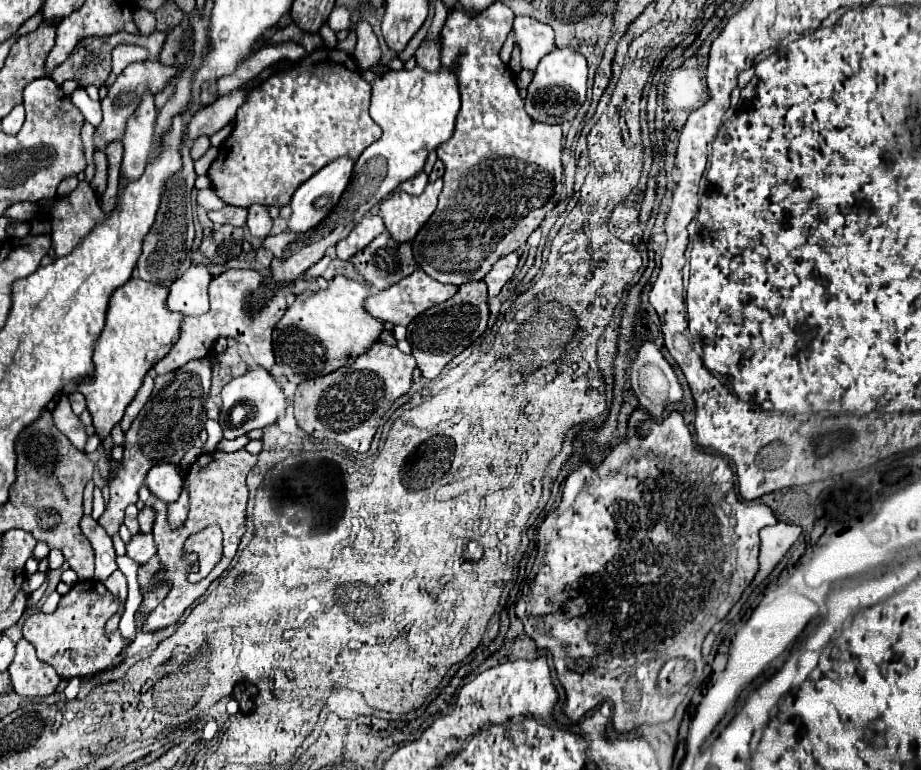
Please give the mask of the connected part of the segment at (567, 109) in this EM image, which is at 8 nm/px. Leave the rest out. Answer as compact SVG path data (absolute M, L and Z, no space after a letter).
M572 48L552 50L540 60L534 78L528 86L528 96L526 96L528 116L536 122L546 122L546 124L560 124L564 120L572 120L580 110L582 102L586 100L586 78L588 78L586 58L580 52Z

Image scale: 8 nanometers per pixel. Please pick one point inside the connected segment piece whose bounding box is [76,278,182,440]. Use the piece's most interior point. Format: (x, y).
(140, 330)

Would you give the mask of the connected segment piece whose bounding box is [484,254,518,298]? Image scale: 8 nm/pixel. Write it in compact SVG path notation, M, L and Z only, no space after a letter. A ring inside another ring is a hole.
M508 254L508 256L504 256L502 260L498 260L494 264L494 268L484 278L484 282L488 286L488 298L494 298L494 296L500 294L502 286L512 278L512 274L516 270L516 264L518 264L518 256L516 254Z

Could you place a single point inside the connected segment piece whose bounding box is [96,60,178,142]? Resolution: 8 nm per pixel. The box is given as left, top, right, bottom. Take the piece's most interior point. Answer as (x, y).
(125, 94)

